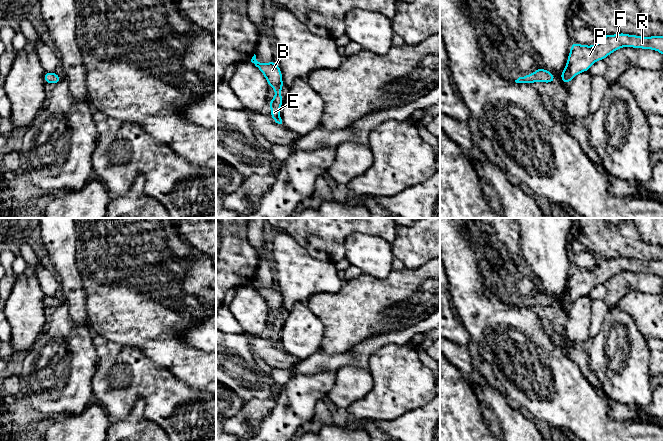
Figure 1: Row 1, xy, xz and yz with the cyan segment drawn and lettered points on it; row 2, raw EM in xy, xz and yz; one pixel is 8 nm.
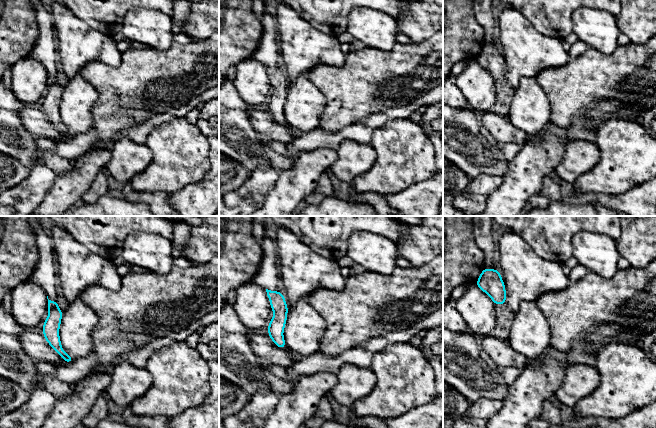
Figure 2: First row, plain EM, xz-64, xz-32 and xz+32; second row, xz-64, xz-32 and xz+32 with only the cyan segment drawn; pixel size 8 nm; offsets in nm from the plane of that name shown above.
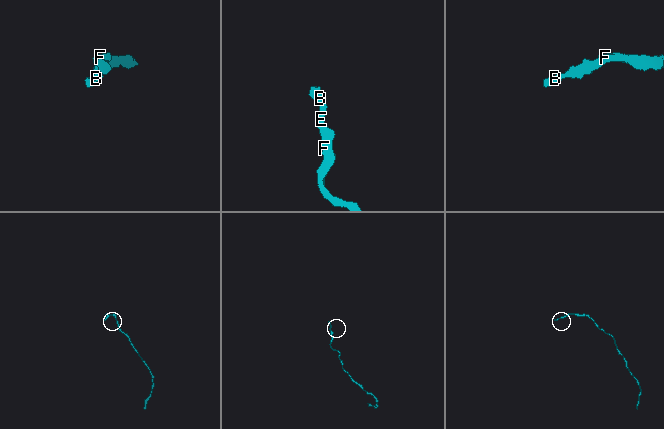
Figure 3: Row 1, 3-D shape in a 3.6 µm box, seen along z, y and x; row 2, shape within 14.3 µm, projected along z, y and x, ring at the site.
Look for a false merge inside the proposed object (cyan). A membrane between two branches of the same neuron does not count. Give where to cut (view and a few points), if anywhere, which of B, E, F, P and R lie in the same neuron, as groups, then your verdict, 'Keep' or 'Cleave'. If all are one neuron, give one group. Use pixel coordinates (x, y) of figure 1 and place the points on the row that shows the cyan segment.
No split. Groups: B E F P R. Keep

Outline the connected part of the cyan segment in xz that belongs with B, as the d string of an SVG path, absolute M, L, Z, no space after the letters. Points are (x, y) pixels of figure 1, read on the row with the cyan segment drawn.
M256 55L251 59L251 62L263 73L269 87L275 90L275 97L273 100L269 100L268 104L271 108L270 116L278 123L282 124L279 111L283 103L283 97L281 96L281 89L284 88L282 81L282 73L280 67L276 64L275 60L270 63L260 63L256 60Z

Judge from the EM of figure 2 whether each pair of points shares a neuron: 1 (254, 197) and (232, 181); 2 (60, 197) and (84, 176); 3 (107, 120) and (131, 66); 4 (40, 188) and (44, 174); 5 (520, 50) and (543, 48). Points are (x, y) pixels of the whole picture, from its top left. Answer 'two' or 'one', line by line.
1: two
2: one
3: one
4: one
5: one

